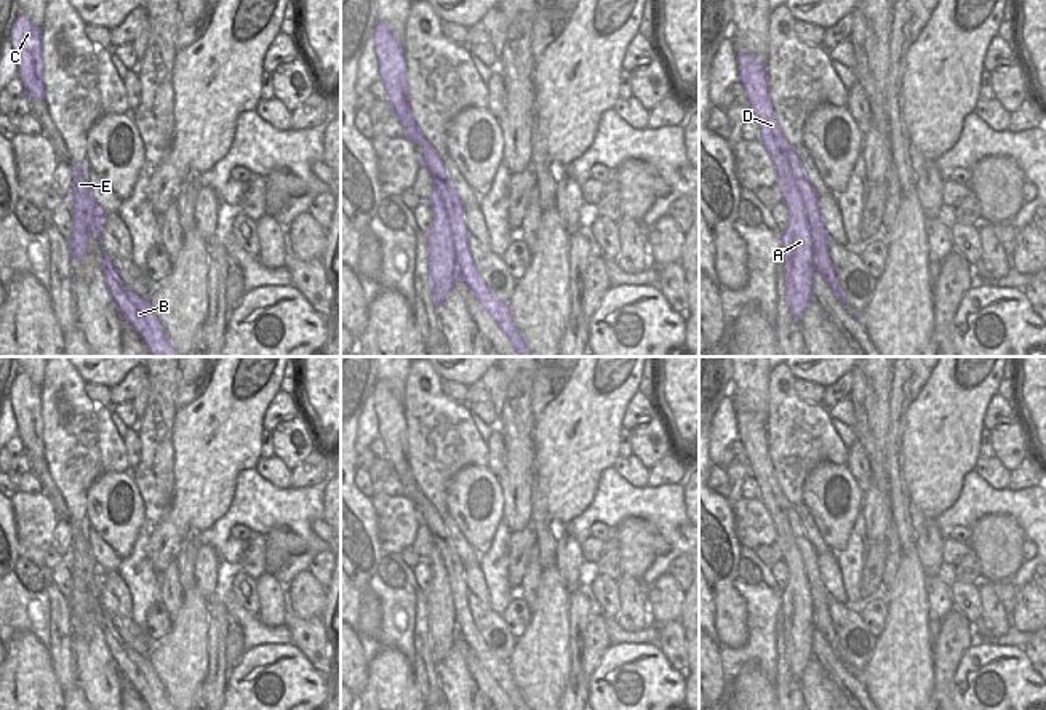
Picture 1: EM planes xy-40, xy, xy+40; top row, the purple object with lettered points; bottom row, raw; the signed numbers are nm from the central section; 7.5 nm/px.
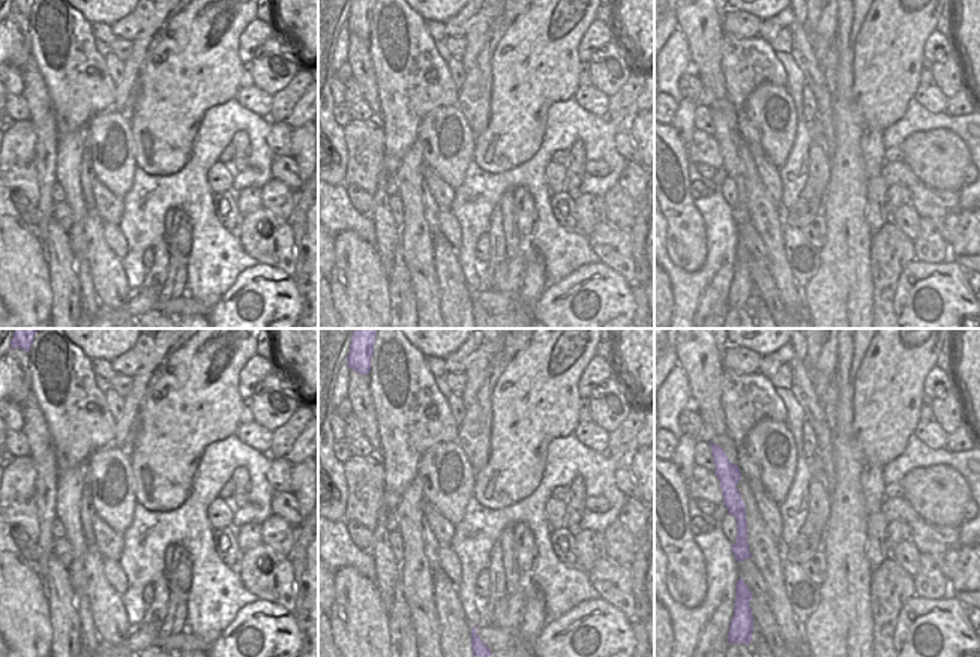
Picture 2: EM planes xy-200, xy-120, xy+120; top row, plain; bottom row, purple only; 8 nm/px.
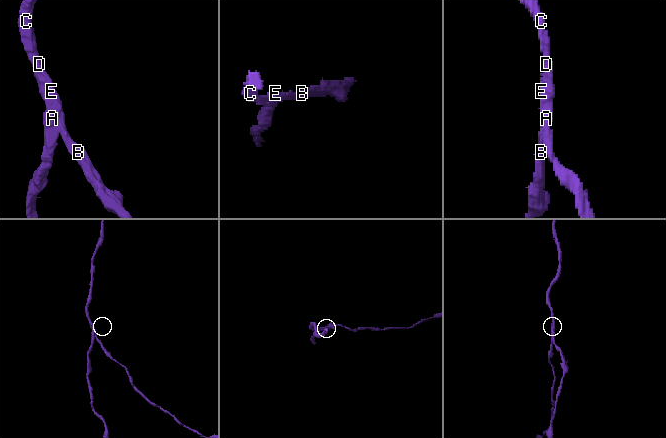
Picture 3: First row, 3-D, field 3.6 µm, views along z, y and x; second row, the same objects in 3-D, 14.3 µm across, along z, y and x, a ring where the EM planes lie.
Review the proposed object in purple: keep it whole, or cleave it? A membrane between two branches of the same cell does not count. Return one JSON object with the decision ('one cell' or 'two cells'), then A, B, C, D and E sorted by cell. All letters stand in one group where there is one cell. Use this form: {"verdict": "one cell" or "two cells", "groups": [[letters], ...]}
{"verdict": "two cells", "groups": [["A", "C", "D"], ["B", "E"]]}

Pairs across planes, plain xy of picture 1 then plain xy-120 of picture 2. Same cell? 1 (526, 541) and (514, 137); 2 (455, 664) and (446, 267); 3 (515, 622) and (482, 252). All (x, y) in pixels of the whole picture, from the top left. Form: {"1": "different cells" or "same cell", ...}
{"1": "same cell", "2": "different cells", "3": "same cell"}

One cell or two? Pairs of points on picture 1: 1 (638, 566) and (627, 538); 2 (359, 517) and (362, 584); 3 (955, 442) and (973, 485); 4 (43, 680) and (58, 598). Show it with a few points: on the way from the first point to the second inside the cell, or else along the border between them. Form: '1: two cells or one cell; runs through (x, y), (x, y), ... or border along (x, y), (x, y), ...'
1: one cell; runs through (635, 560), (634, 544)
2: one cell; runs through (359, 533), (362, 568)
3: two cells; border along (973, 469), (965, 475), (960, 494), (950, 506)
4: two cells; border along (48, 648), (59, 685)

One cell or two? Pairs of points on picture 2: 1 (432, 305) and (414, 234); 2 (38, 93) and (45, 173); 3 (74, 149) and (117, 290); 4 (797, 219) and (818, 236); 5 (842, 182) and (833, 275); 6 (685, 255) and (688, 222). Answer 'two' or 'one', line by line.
1: one
2: one
3: two
4: two
5: one
6: one

